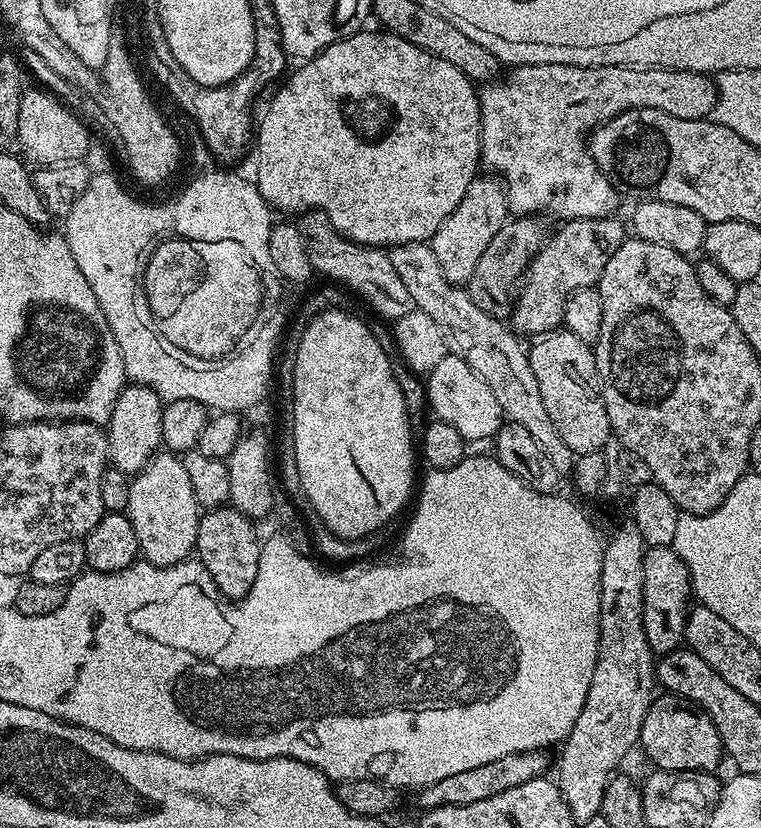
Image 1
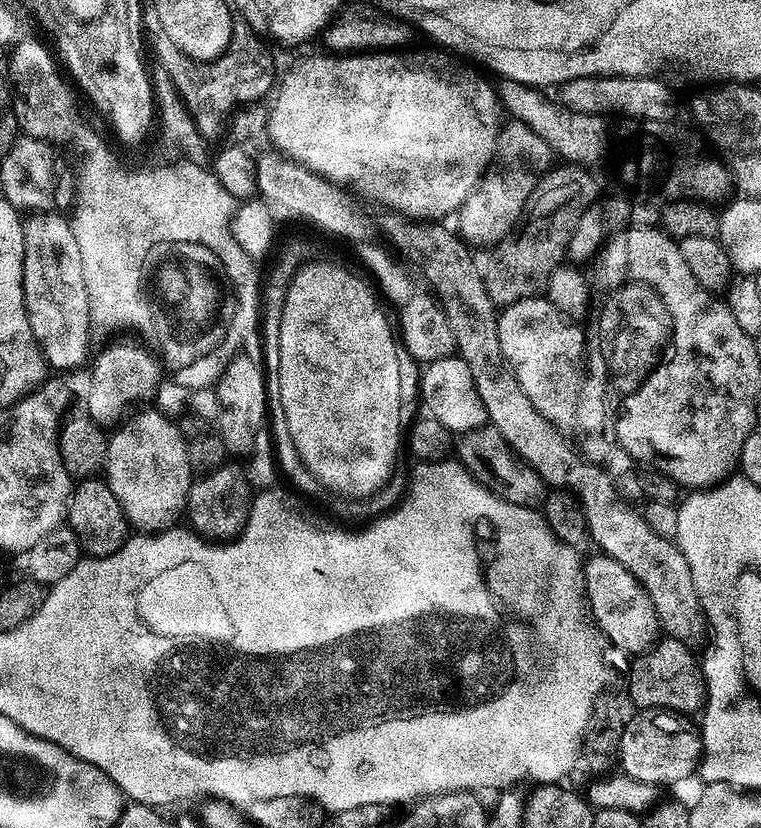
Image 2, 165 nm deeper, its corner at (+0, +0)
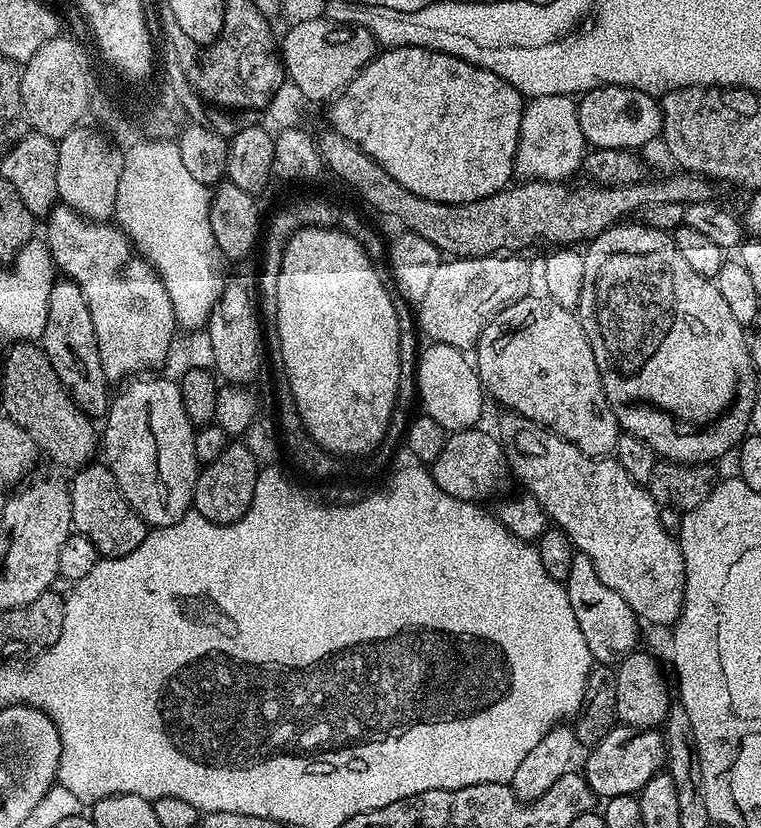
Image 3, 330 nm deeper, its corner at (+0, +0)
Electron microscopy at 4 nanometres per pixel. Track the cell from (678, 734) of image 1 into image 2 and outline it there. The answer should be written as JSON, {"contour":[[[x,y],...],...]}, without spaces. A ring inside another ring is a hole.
{"contour":[[[641,708],[633,711],[628,725],[622,730],[619,767],[623,775],[638,778],[657,786],[676,784],[700,767],[704,747],[700,741],[699,727],[691,724],[687,715],[672,712],[669,708]]]}

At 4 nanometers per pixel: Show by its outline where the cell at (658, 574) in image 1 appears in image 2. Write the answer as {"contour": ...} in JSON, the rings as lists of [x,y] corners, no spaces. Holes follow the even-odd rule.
{"contour":[[[595,554],[583,561],[584,591],[590,615],[599,631],[618,648],[631,654],[639,654],[651,648],[661,639],[660,619],[650,602],[650,594],[640,585],[639,578],[630,574],[614,558]]]}

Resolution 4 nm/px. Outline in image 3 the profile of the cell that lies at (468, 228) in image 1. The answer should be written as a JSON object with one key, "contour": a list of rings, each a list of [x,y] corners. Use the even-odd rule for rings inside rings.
{"contour":[[[572,96],[535,97],[527,101],[520,141],[516,151],[517,173],[529,180],[564,182],[581,171],[586,155],[586,141],[578,122],[580,109]]]}

